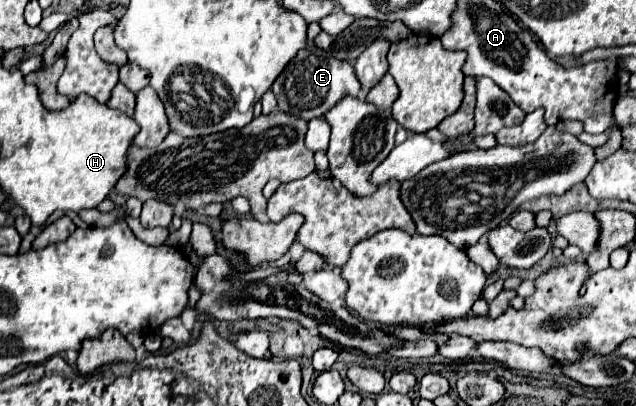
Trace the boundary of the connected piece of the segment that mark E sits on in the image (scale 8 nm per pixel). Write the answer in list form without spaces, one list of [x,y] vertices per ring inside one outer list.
[[[311,46],[299,52],[299,56],[291,60],[291,64],[287,64],[287,68],[279,76],[279,80],[275,80],[271,90],[277,98],[277,108],[281,112],[311,120],[323,116],[323,112],[333,108],[341,98],[357,96],[359,80],[355,78],[355,70],[347,60],[335,60],[333,56],[327,56],[327,52]]]

